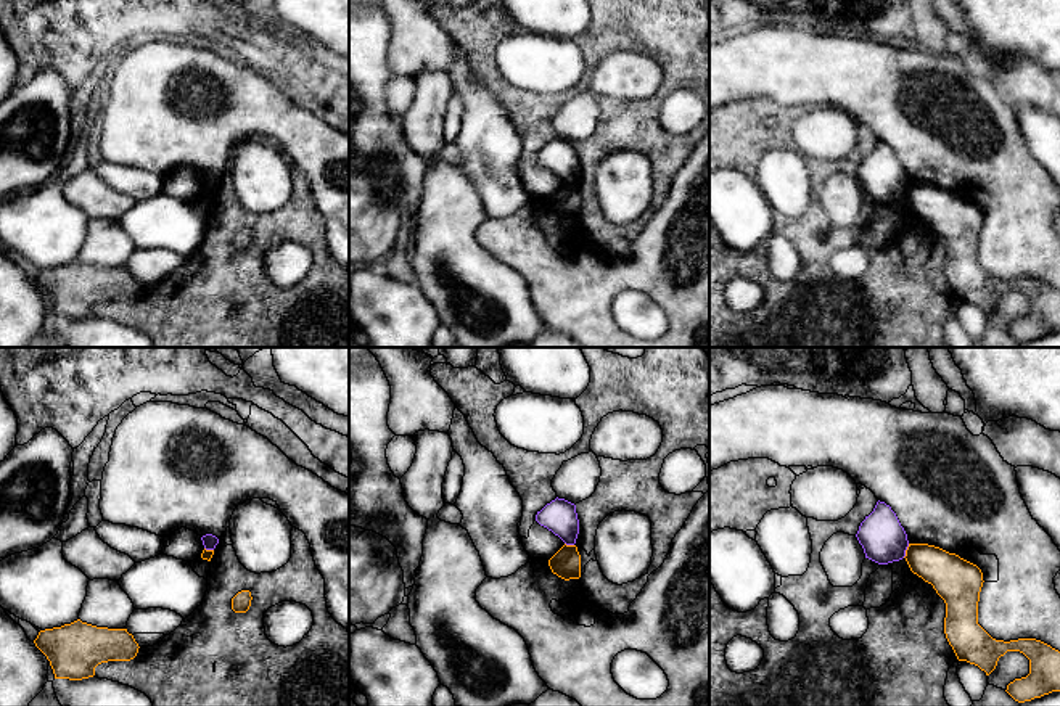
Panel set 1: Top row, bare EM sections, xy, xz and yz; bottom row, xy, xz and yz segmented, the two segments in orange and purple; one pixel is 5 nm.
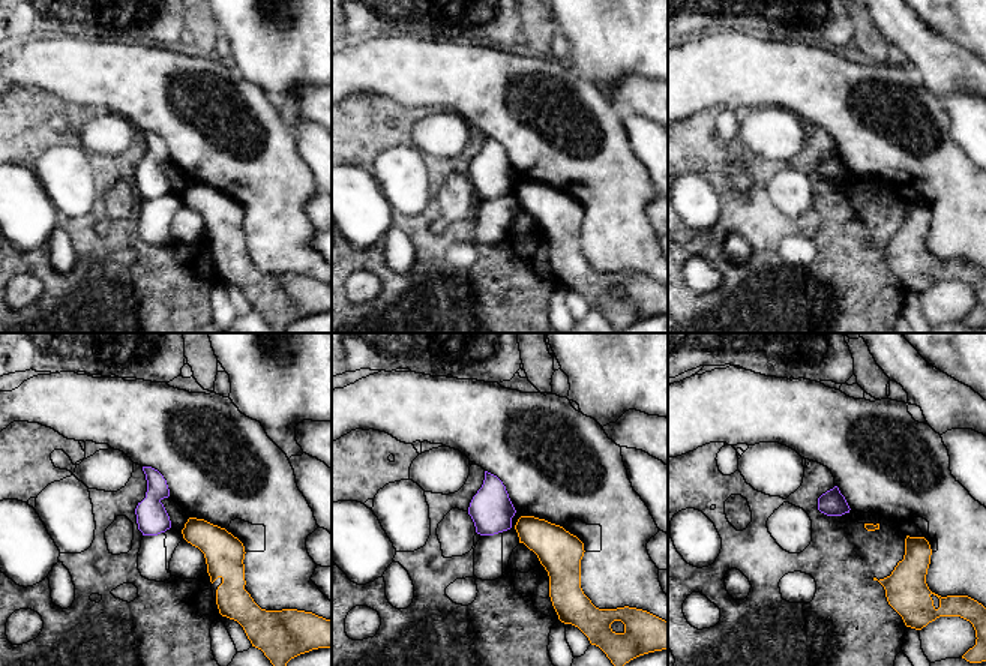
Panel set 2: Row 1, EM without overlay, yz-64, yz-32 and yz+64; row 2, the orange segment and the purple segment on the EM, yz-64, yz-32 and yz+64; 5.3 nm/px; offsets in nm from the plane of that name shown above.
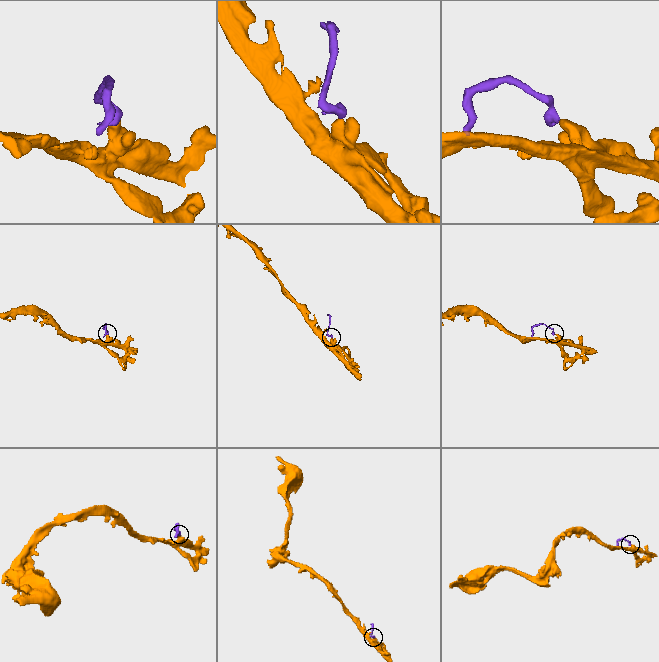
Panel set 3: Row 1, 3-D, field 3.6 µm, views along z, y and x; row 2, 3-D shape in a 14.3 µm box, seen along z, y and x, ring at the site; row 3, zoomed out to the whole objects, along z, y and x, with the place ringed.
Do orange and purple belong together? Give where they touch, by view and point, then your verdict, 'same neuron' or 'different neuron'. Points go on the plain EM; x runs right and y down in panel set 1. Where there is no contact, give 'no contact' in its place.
meets orange in yz at (906, 190); different neuron

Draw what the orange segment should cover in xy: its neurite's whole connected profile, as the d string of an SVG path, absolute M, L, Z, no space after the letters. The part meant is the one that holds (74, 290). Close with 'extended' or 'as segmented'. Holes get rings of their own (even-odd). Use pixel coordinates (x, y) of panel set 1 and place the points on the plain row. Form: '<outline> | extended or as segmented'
M80 259L40 270L34 283L50 301L55 318L69 320L93 317L101 302L130 301L140 288L127 269L97 267Z | as segmented

